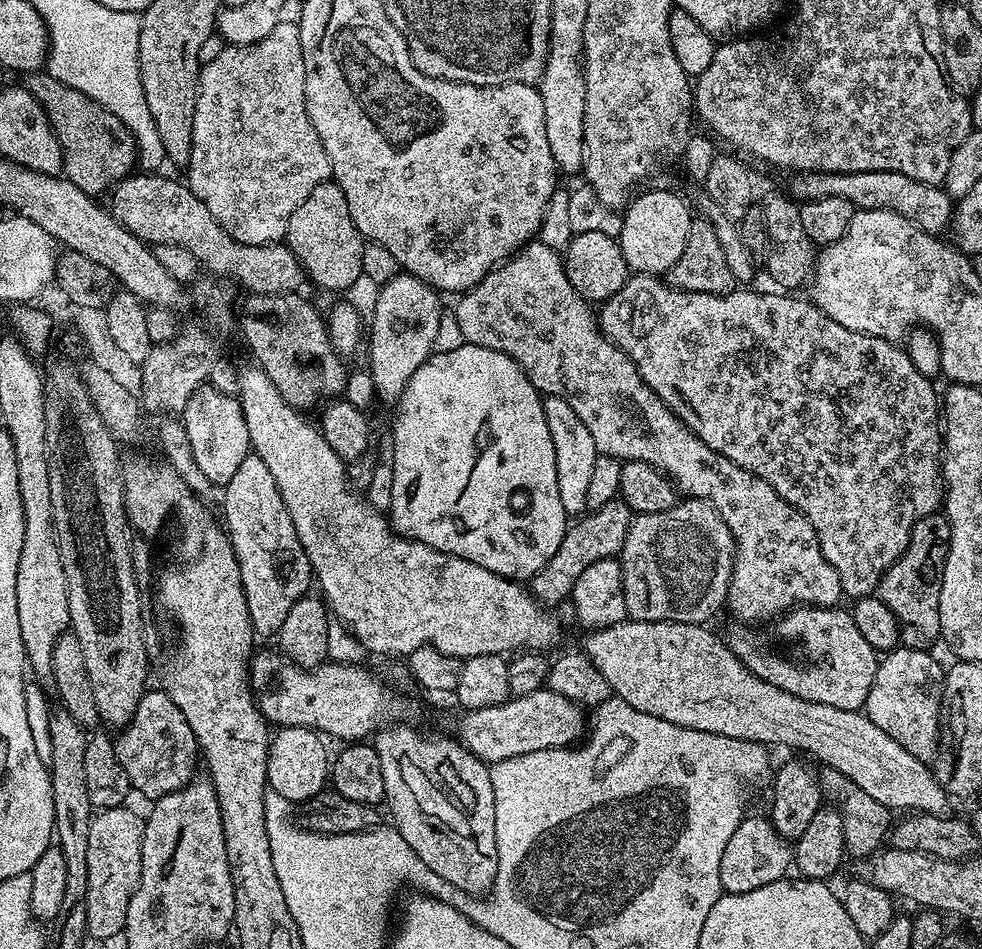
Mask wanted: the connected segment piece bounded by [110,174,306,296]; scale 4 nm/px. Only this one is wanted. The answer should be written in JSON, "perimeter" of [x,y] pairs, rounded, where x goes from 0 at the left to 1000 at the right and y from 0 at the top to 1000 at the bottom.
{"perimeter":[[[135,183],[127,185],[121,194],[117,195],[113,199],[112,208],[114,207],[114,215],[112,214],[112,222],[115,230],[121,234],[124,238],[128,238],[128,242],[132,242],[137,247],[141,252],[147,254],[152,259],[158,259],[161,257],[176,257],[177,259],[185,259],[185,263],[193,263],[193,268],[198,268],[198,272],[204,277],[205,283],[211,285],[219,291],[226,293],[235,293],[245,305],[252,306],[254,309],[266,312],[267,310],[283,310],[284,308],[300,308],[307,301],[305,298],[311,298],[312,288],[309,280],[305,278],[305,274],[299,269],[295,262],[293,262],[292,256],[282,255],[280,257],[243,257],[238,251],[234,251],[234,247],[230,247],[230,242],[226,242],[226,238],[218,230],[218,226],[214,226],[214,221],[210,221],[210,213],[206,213],[202,208],[191,199],[190,193],[184,192],[183,194],[179,190],[174,190],[171,185],[163,185],[167,183]]]}

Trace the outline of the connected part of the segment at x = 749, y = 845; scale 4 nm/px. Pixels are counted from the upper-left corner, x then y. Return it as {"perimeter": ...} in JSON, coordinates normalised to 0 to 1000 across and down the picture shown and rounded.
{"perimeter":[[[759,859],[752,875],[747,875],[743,887],[739,887],[739,896],[735,896],[734,937],[741,942],[760,942],[764,938],[772,938],[772,934],[797,927],[803,922],[808,906],[809,898],[803,886],[795,885],[785,863],[778,861],[777,864],[774,860]]]}

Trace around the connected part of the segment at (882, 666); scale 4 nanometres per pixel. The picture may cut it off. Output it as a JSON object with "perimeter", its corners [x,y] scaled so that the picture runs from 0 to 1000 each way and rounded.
{"perimeter":[[[913,681],[899,688],[890,710],[890,723],[886,723],[884,738],[879,749],[901,773],[906,773],[919,790],[927,790],[931,799],[942,803],[952,802],[957,783],[957,748],[961,740],[961,709],[948,686]]]}

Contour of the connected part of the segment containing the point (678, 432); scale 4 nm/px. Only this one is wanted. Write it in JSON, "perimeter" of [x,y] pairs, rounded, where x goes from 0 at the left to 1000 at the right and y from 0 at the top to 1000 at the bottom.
{"perimeter":[[[549,251],[543,252],[465,316],[468,317],[462,332],[474,362],[495,365],[515,373],[537,394],[551,415],[570,417],[580,424],[580,432],[585,432],[585,436],[593,440],[597,453],[601,453],[610,479],[623,481],[632,487],[658,487],[676,498],[698,524],[720,527],[728,535],[749,572],[739,641],[749,648],[751,654],[770,660],[775,655],[785,655],[812,639],[845,641],[856,635],[853,601],[841,592],[833,575],[829,554],[825,554],[819,543],[796,526],[783,510],[776,508],[776,504],[723,474],[723,470],[711,463],[680,431],[680,427],[674,425],[670,415],[658,407],[644,378],[615,353],[604,321],[593,315],[585,301],[580,301],[571,267],[553,257]]]}

